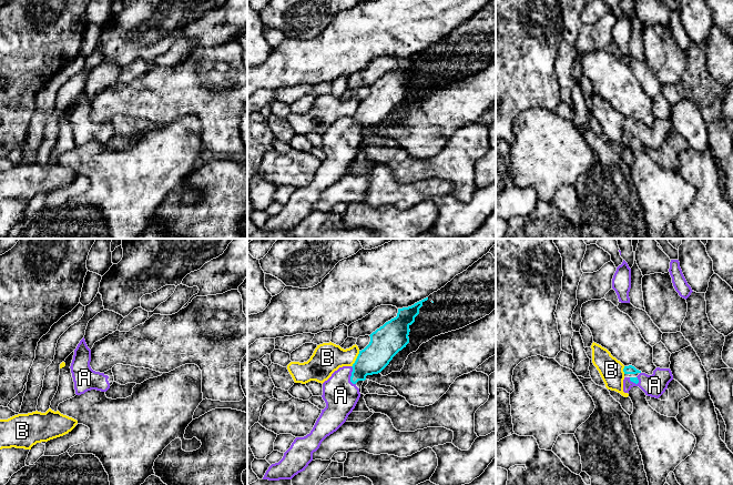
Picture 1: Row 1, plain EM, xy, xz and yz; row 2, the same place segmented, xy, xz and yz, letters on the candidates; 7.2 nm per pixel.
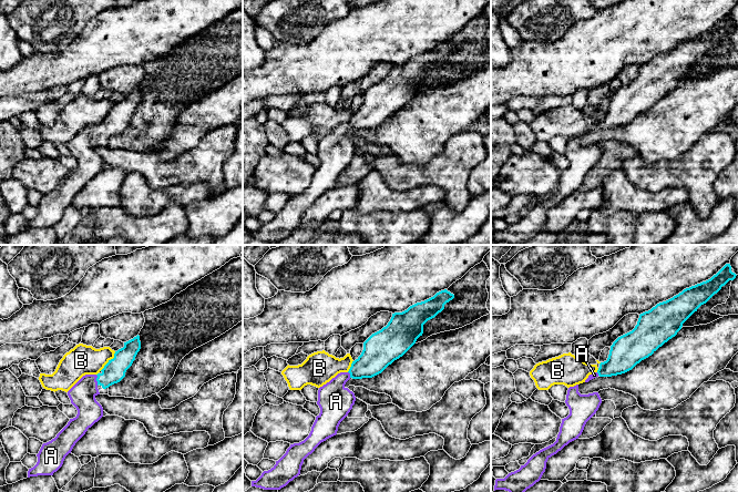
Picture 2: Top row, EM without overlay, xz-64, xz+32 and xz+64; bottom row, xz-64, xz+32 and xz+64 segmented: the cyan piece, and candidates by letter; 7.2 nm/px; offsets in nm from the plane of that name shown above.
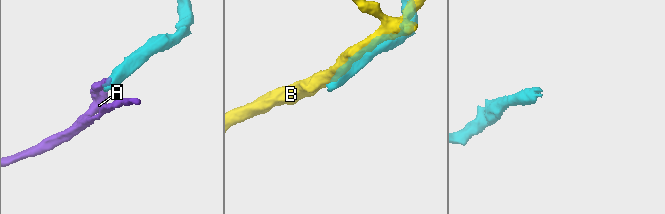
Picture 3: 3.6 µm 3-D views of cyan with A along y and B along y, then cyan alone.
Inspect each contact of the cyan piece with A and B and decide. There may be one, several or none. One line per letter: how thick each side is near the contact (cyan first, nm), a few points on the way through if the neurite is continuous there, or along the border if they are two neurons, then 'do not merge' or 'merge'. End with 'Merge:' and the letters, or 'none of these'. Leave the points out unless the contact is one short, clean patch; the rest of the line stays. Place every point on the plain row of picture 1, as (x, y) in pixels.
A: calibres 200 and 240 nm; way xz (372, 111), (350, 128), (340, 138), (340, 147); merge
B: calibres 220 and 220 nm; border xz (359, 102), (352, 118); do not merge
Merge: A

